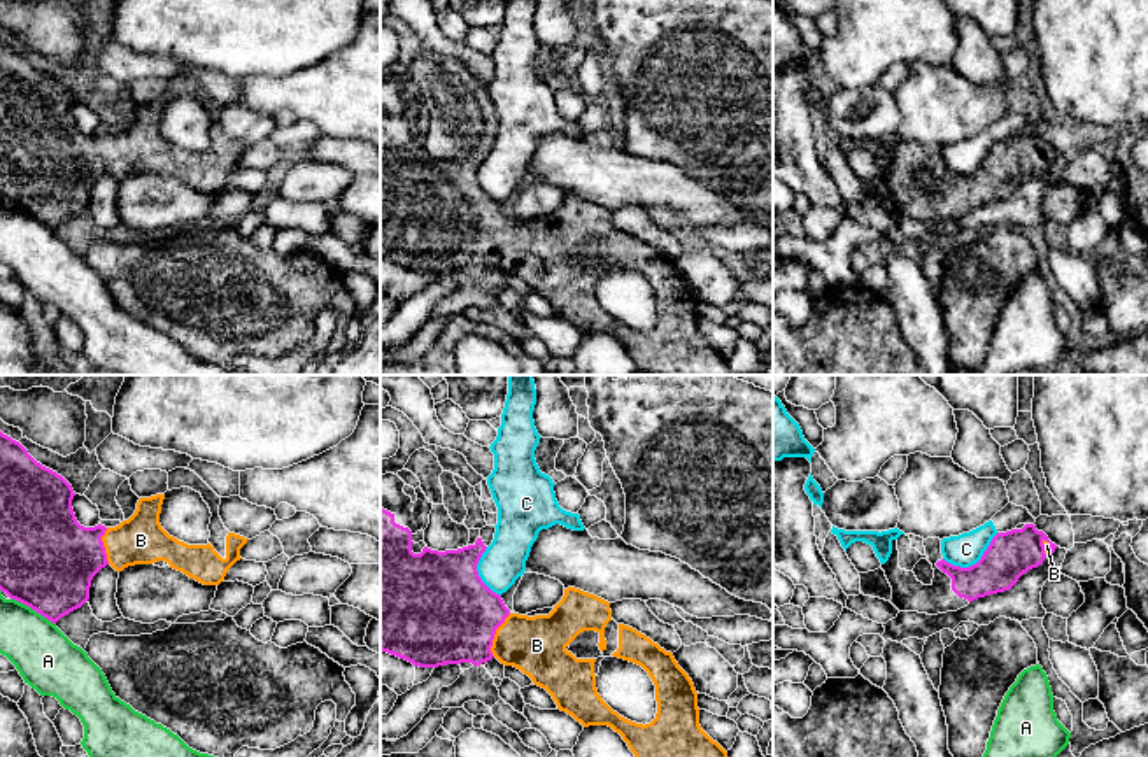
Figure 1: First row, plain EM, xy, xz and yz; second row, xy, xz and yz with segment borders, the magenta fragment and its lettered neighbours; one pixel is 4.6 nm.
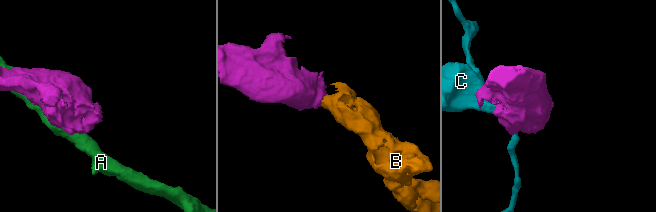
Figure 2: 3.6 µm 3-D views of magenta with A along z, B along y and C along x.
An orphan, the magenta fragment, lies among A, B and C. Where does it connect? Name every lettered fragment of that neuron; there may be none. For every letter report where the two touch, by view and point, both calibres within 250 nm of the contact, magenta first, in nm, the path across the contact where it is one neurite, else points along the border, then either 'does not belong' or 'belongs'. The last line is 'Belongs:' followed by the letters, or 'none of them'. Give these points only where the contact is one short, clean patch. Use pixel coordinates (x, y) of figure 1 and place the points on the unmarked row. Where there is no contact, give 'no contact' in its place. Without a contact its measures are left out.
A: xy (34, 216) | 440/280 nm | does not belong
B: xz (495, 240) | 460/280 nm | across xz (444, 221), (495, 240), (537, 253) | belongs
C: yz (973, 172) | 220/150 nm | along yz (998, 141), (984, 162), (968, 174), (954, 174), (943, 167) | does not belong
Belongs: B

